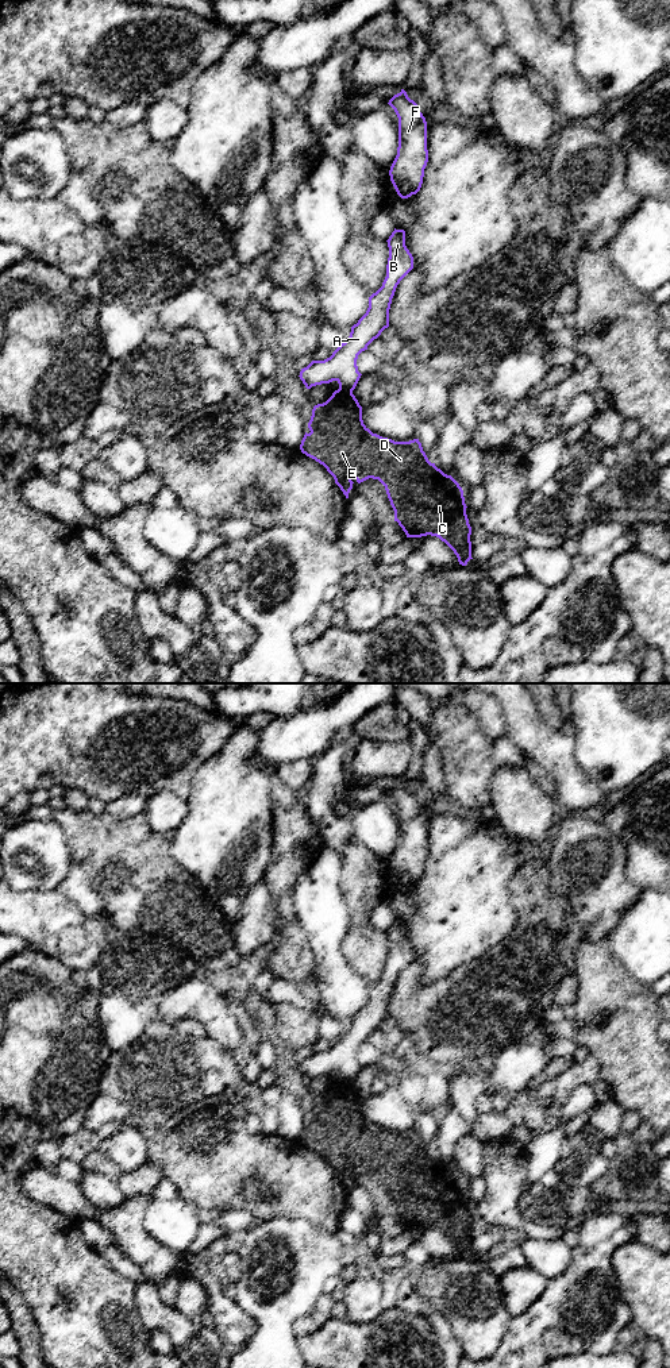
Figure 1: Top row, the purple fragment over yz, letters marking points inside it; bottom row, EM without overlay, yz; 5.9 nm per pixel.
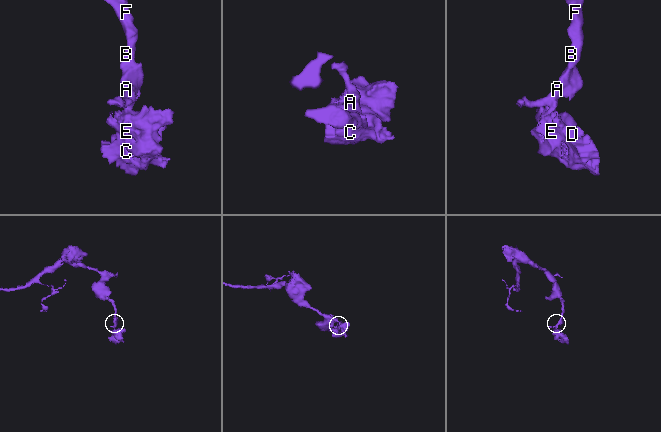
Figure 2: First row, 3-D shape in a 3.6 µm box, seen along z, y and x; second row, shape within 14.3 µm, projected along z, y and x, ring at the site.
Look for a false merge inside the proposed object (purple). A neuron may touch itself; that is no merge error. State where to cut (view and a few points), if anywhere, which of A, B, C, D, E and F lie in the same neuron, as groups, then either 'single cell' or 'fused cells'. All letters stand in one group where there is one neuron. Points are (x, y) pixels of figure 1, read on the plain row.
yz (339, 1079), (351, 1083) | A B F / C D E | fused cells

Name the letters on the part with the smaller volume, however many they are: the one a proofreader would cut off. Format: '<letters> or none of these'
C, D, E

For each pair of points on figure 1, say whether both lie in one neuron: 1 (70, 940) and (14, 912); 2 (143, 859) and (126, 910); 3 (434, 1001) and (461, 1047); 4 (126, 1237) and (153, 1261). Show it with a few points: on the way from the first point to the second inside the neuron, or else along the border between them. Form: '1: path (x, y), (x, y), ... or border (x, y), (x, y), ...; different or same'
1: path (57, 928), (46, 918), (27, 914); same
2: path (138, 871), (138, 893), (134, 898); same
3: path (439, 1012), (461, 1036); same
4: path (133, 1241), (146, 1255); same

